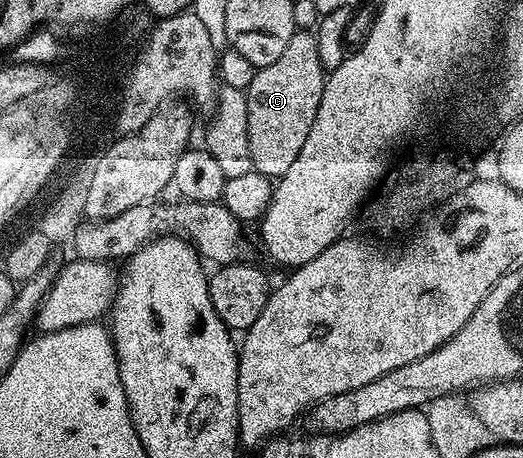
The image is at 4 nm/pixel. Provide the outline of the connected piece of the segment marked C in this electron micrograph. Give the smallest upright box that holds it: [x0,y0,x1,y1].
[245,31,327,179]

